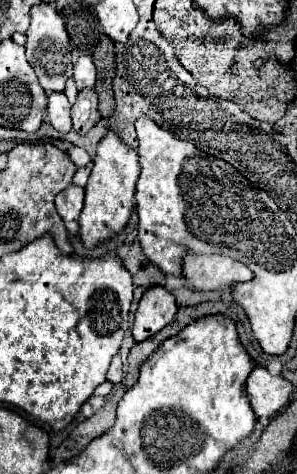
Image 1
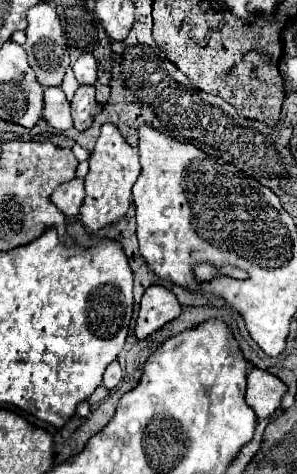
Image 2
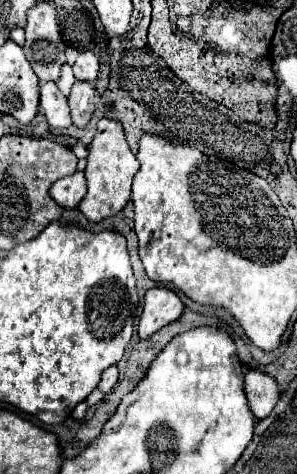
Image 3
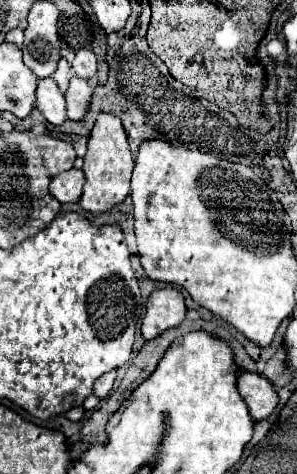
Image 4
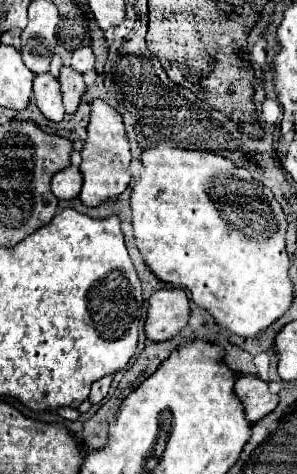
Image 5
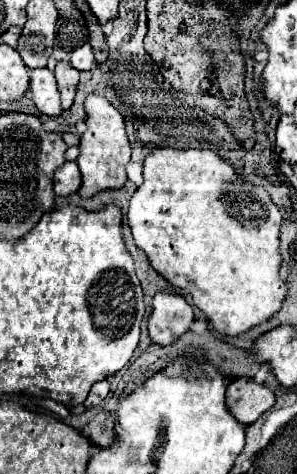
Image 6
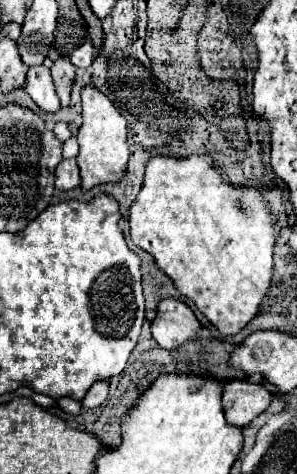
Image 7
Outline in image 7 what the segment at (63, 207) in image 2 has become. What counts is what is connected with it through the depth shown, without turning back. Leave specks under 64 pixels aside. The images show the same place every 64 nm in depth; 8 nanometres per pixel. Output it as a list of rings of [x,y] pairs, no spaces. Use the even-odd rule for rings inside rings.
[[[74,158],[70,160],[62,160],[56,168],[56,188],[58,190],[72,190],[80,186],[80,172],[78,172],[78,164]]]

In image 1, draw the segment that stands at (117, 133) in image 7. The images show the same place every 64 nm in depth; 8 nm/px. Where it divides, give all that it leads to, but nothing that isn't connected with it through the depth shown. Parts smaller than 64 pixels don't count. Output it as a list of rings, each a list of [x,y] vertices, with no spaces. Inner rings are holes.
[[[108,132],[108,136],[98,144],[96,158],[92,160],[92,174],[86,186],[84,210],[80,214],[80,240],[86,248],[96,248],[126,228],[130,214],[136,208],[134,188],[138,174],[140,164],[136,150],[128,148],[114,132]]]

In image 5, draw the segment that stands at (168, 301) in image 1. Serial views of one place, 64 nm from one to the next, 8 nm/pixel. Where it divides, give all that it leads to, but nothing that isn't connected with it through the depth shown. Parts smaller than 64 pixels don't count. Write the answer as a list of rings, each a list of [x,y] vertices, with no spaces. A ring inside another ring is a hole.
[[[158,290],[150,296],[144,324],[146,338],[152,342],[170,340],[188,324],[188,298],[184,290]]]

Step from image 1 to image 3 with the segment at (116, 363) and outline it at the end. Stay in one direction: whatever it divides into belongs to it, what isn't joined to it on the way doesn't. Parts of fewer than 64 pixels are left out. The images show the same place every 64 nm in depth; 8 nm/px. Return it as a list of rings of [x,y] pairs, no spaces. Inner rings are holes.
[[[110,366],[110,368],[104,370],[98,388],[100,388],[104,394],[108,394],[108,392],[114,388],[116,382],[118,382],[118,368],[116,368],[116,366]]]

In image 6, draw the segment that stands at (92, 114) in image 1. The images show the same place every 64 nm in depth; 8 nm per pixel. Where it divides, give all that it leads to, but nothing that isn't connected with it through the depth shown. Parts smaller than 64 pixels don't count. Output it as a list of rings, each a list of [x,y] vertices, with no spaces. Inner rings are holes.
[[[58,62],[54,74],[58,80],[58,90],[62,94],[62,108],[70,110],[80,82],[80,72],[76,72],[76,68],[72,68],[68,62]]]

